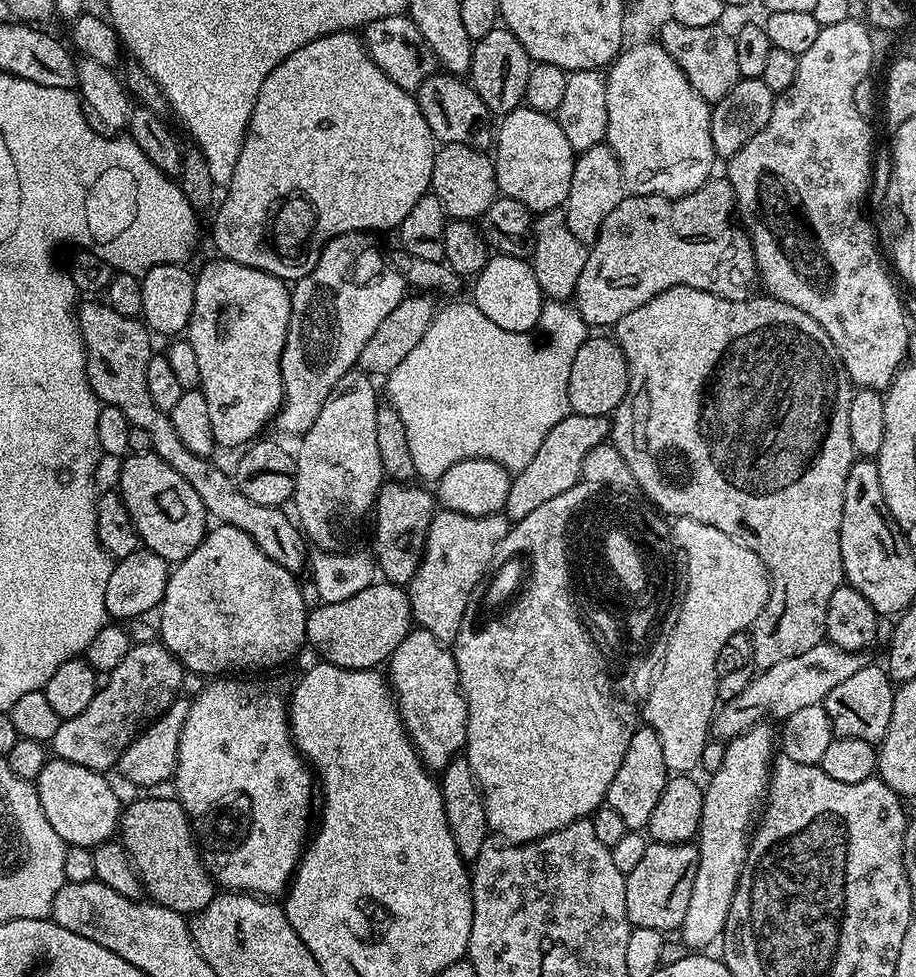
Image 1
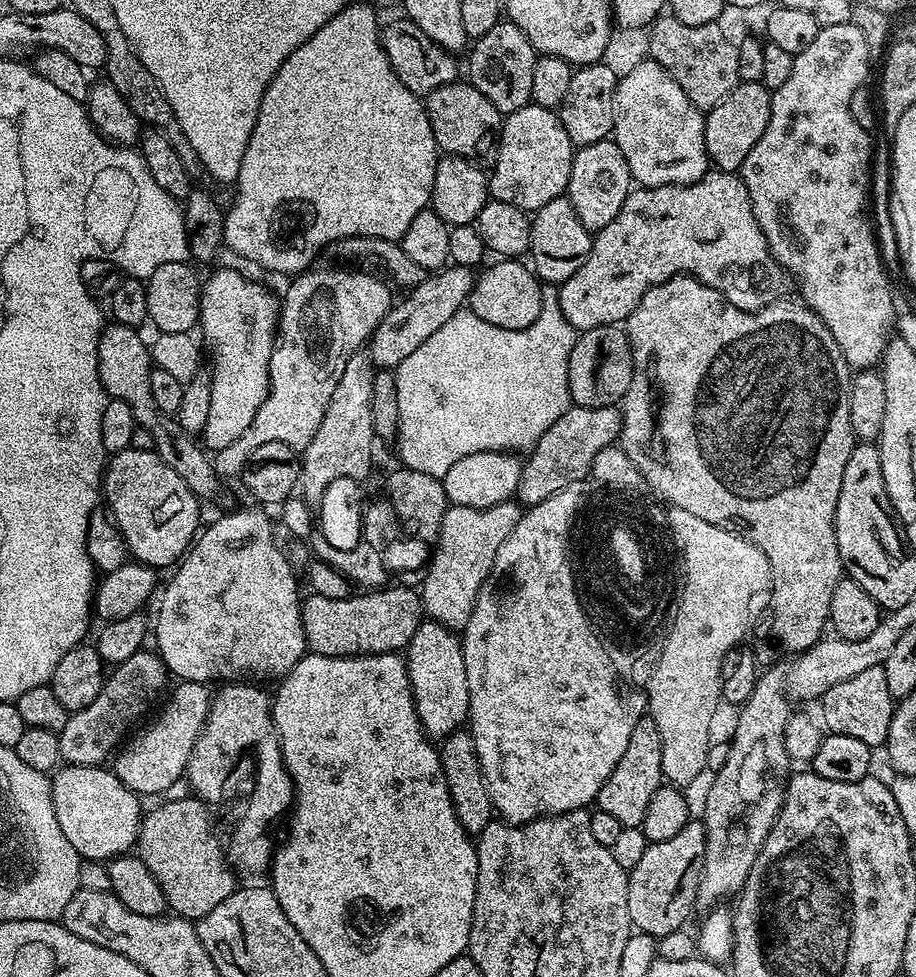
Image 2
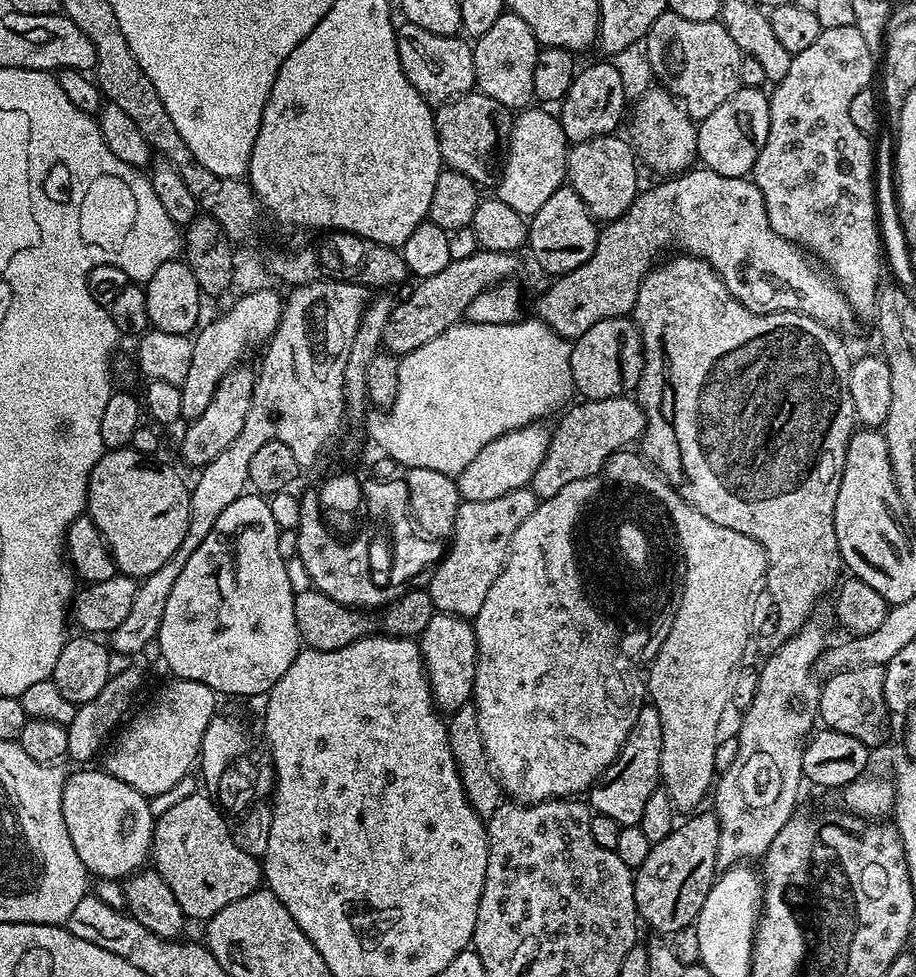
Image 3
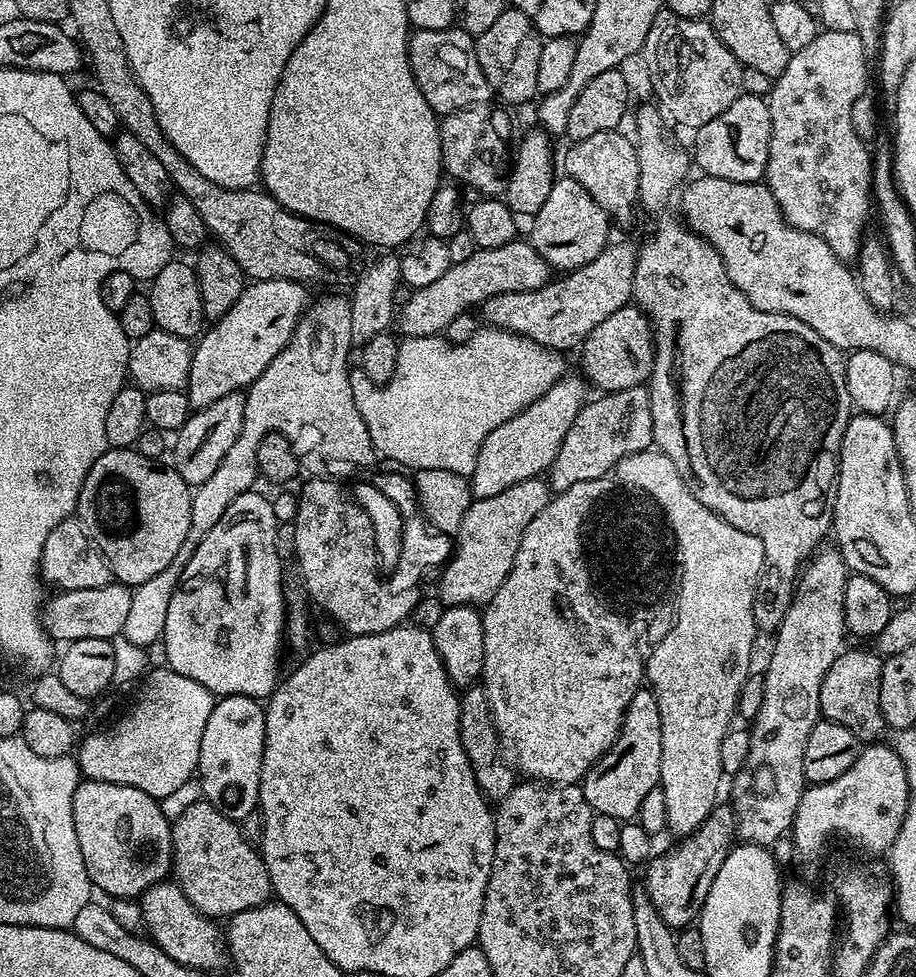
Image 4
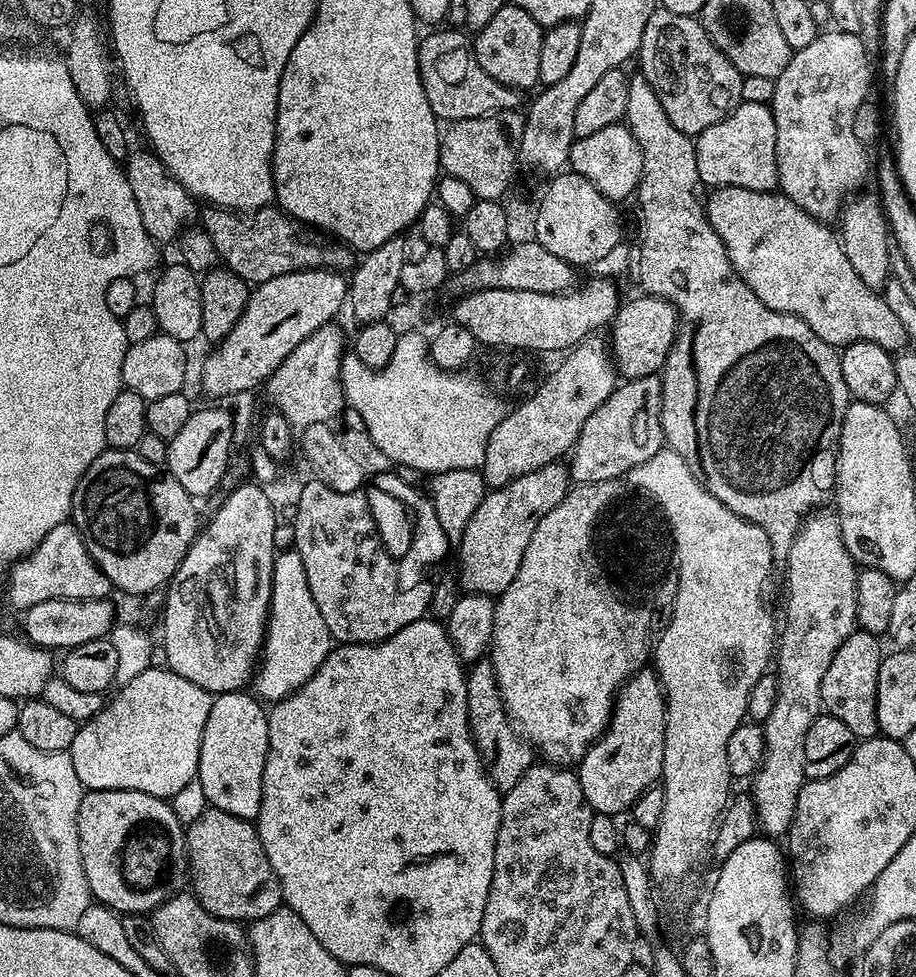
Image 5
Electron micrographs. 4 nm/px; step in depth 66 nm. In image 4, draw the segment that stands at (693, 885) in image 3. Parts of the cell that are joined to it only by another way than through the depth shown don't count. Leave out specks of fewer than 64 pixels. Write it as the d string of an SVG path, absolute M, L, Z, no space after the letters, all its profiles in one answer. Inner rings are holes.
M717 806L691 836L683 842L676 842L680 844L674 845L669 852L653 855L648 861L648 877L642 880L642 884L648 890L654 910L658 910L669 929L684 928L699 917L706 896L710 894L711 883L734 847L737 836L735 812L731 807Z

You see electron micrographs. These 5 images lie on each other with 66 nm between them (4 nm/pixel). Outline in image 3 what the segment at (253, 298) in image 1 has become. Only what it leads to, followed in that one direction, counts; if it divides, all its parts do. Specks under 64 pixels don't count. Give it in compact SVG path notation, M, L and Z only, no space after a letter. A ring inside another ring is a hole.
M237 366L222 378L218 390L214 390L214 398L210 398L210 406L206 406L204 413L198 419L187 425L184 437L180 440L180 456L193 470L199 470L205 464L214 462L234 438L242 431L242 422L246 422L246 410L250 410L250 398L254 383L253 369Z

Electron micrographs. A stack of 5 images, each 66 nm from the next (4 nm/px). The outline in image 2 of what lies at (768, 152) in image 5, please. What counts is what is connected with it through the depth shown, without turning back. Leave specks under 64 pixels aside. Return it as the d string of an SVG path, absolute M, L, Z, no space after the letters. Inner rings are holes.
M741 82L722 102L707 109L704 118L704 137L708 159L721 172L736 172L742 166L746 154L754 150L754 142L762 138L770 122L772 92L760 82Z

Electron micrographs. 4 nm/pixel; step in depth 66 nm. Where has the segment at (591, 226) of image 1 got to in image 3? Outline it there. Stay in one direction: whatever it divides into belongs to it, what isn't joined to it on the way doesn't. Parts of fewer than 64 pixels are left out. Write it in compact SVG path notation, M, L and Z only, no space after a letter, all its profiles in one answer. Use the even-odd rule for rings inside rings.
M620 134L590 138L567 149L567 183L586 202L590 214L597 222L617 220L634 202L638 157L629 141Z

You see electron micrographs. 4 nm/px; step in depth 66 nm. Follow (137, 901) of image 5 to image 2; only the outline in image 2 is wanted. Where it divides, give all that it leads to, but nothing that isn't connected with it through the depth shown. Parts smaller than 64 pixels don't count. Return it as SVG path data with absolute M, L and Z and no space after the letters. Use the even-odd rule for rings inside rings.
M64 764L51 773L50 779L58 826L62 826L66 842L74 846L81 860L107 862L136 848L142 819L140 796L128 789L114 771L104 766Z

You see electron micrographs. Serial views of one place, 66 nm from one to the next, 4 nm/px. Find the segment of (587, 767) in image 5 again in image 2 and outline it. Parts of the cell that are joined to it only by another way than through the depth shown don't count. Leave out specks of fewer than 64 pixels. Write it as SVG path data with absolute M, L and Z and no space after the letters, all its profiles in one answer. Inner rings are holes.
M645 718L638 722L638 726L634 726L634 734L630 734L626 754L622 754L618 766L614 766L602 790L598 790L595 807L618 818L624 828L638 828L646 818L646 806L650 806L650 798L654 798L663 780L662 738L658 734L658 726L654 726L650 718Z

